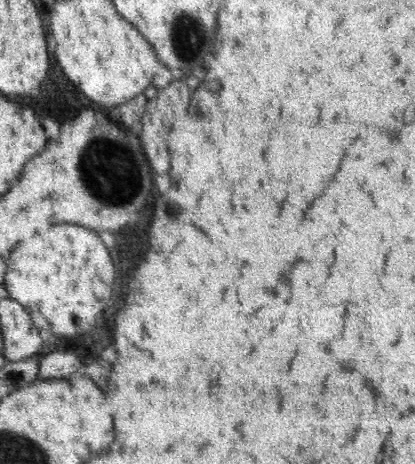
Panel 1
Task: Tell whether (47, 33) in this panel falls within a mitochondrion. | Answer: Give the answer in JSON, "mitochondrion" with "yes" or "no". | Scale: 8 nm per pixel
{"mitochondrion":"no"}

